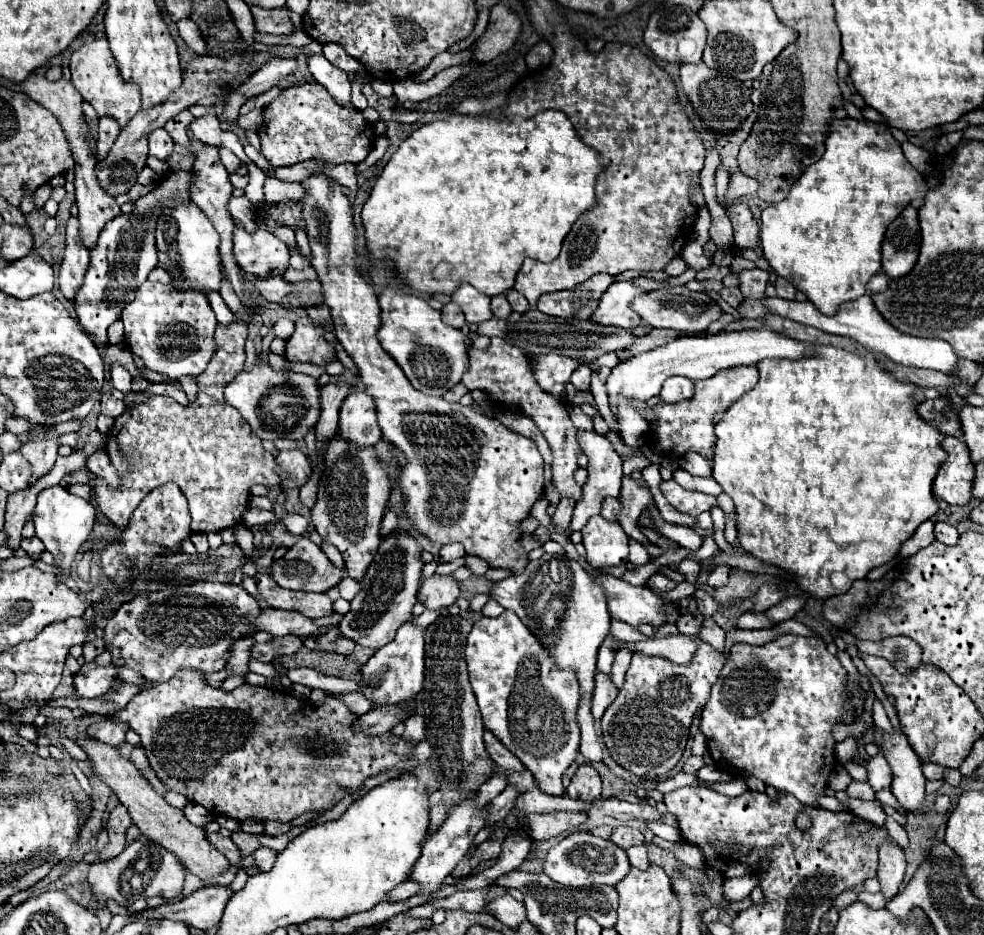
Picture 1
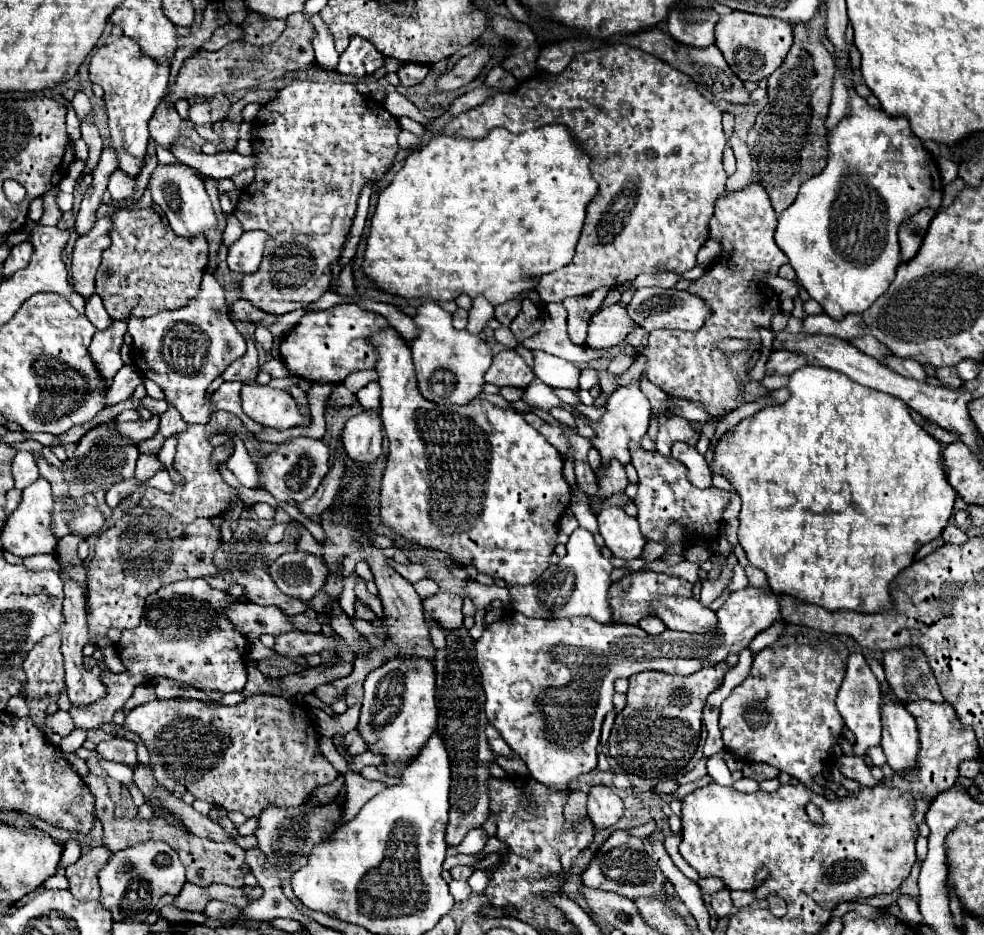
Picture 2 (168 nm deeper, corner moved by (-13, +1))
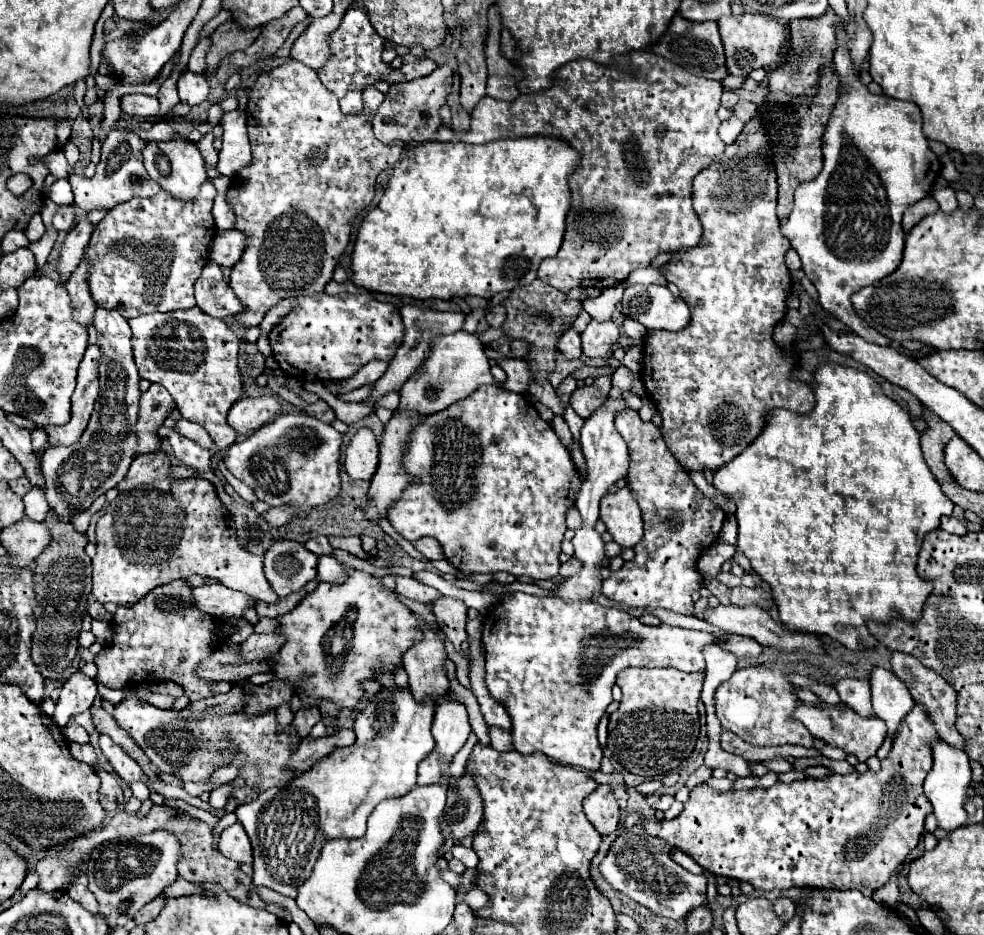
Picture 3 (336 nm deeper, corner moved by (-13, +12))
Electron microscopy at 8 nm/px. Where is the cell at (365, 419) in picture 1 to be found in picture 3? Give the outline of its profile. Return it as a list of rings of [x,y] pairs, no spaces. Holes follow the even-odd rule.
[[[358,429],[344,453],[344,469],[352,479],[370,479],[378,467],[378,443],[372,429]]]

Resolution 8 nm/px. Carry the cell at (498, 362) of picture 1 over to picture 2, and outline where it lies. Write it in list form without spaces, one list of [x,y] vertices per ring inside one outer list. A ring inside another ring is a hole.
[[[502,350],[494,356],[492,366],[486,372],[486,382],[496,386],[514,386],[526,388],[534,378],[534,372],[520,358],[516,350]]]

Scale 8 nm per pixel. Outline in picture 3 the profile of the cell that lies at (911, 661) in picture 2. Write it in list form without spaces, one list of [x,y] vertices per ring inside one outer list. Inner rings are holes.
[[[894,651],[890,663],[892,663],[892,673],[908,687],[910,695],[914,697],[914,701],[916,701],[916,703],[924,703],[924,705],[928,707],[930,719],[934,721],[934,725],[936,725],[940,737],[942,737],[948,745],[952,745],[952,747],[964,751],[964,749],[966,749],[966,737],[962,737],[962,735],[956,731],[956,727],[954,727],[954,721],[956,721],[956,691],[954,691],[954,687],[952,687],[944,677],[940,677],[940,675],[934,673],[932,669],[924,667],[914,655]]]

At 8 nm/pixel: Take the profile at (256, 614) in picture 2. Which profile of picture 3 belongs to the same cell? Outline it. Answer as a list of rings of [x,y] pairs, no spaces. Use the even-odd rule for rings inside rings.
[[[206,583],[194,589],[194,601],[206,613],[212,613],[218,619],[236,617],[240,619],[248,607],[256,607],[258,599],[248,597],[246,593],[224,587],[222,583]]]

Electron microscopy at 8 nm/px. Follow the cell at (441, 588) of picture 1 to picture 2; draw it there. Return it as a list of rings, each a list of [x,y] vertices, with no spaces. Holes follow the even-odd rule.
[[[434,594],[424,600],[424,612],[430,614],[440,628],[452,630],[462,626],[462,598],[450,594]]]

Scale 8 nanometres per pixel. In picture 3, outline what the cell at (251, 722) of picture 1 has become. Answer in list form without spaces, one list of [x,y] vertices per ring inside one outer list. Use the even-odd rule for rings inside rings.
[[[124,697],[122,703],[114,707],[114,719],[134,737],[158,771],[170,773],[182,781],[208,783],[214,771],[232,765],[236,757],[244,755],[246,761],[240,767],[244,785],[234,789],[230,795],[230,799],[236,803],[254,801],[258,793],[270,787],[286,787],[294,777],[302,775],[288,765],[296,745],[292,741],[290,727],[284,731],[278,729],[274,709],[258,715],[246,715],[238,711],[228,715],[204,715],[200,719],[180,719],[180,711],[176,709],[158,709],[146,701],[142,703],[136,697]]]

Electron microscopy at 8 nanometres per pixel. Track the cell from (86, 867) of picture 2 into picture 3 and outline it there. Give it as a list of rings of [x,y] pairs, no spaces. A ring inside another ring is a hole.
[[[80,873],[80,875],[76,877],[76,881],[68,887],[68,895],[74,897],[74,901],[80,901],[88,911],[92,911],[92,913],[98,911],[96,897],[94,897],[92,891],[88,889],[88,875],[86,875],[86,873]]]

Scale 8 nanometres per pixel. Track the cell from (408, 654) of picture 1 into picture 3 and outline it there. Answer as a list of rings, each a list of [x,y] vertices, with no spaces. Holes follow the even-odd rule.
[[[382,687],[358,711],[354,723],[356,743],[352,747],[336,749],[328,759],[324,757],[324,761],[320,761],[316,767],[296,777],[296,781],[290,781],[288,787],[272,787],[260,793],[258,799],[254,799],[252,803],[240,805],[236,809],[236,815],[238,821],[244,825],[254,849],[254,885],[264,885],[294,899],[298,885],[302,885],[302,879],[308,877],[308,873],[312,871],[312,865],[324,841],[336,837],[362,837],[366,833],[366,819],[380,801],[408,793],[416,785],[418,763],[434,751],[434,737],[430,733],[434,709],[436,703],[430,695],[426,695],[422,701],[416,701],[408,687]]]

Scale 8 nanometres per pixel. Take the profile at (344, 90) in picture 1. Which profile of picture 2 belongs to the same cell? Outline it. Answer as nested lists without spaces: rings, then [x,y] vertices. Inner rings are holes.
[[[320,14],[308,16],[308,20],[310,20],[310,24],[314,26],[312,44],[314,44],[314,52],[316,52],[316,62],[318,62],[320,66],[326,66],[326,68],[330,68],[330,70],[336,70],[340,54],[334,50],[334,42],[332,42],[332,34],[330,34],[328,26],[326,26],[324,20],[320,18]]]

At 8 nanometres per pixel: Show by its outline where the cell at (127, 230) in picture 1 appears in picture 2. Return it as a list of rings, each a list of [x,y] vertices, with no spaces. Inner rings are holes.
[[[114,320],[106,332],[96,332],[90,344],[92,360],[96,368],[100,368],[100,376],[104,376],[104,384],[112,384],[112,378],[122,368],[120,346],[126,334],[128,320]]]

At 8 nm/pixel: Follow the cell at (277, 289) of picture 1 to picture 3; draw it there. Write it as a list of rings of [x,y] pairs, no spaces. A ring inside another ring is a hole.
[[[298,61],[262,73],[252,87],[246,107],[252,163],[232,177],[226,193],[236,213],[236,229],[248,235],[248,247],[230,273],[230,287],[248,307],[244,313],[236,315],[236,323],[246,327],[258,325],[270,307],[278,305],[282,299],[324,291],[350,241],[352,223],[374,197],[376,177],[380,171],[400,161],[404,143],[396,141],[384,145],[372,131],[372,117],[384,103],[384,95],[370,85],[362,91],[362,101],[364,107],[358,115],[344,115],[336,95],[322,85],[318,73]]]

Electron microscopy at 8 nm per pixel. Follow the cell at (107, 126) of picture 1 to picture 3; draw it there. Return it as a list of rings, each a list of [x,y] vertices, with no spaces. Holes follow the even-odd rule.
[[[80,217],[74,229],[68,231],[60,253],[60,263],[58,263],[62,283],[68,281],[68,273],[76,267],[76,261],[80,261],[80,253],[84,253],[84,247],[88,245],[92,231],[94,231],[94,225],[88,221],[88,217]]]

